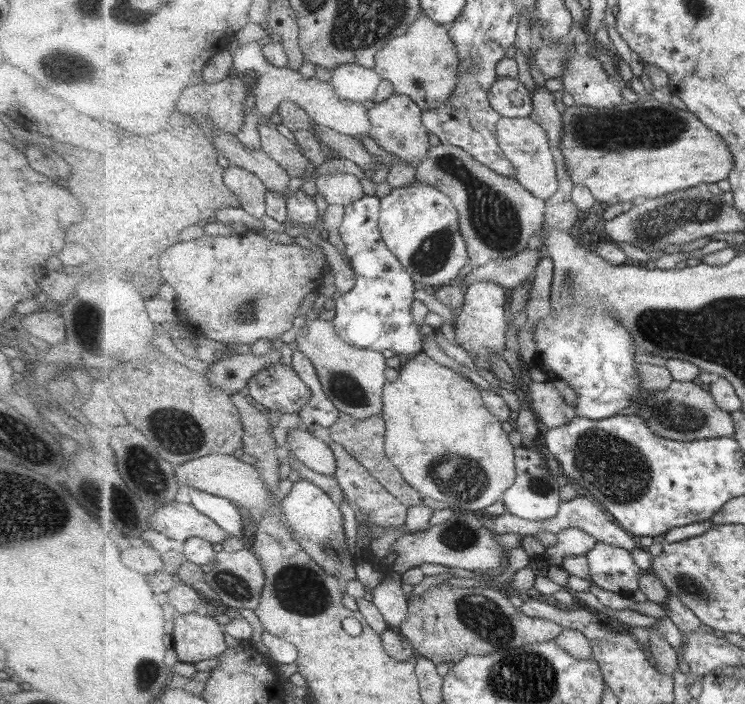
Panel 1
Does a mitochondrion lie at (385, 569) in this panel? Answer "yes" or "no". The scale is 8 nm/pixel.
no

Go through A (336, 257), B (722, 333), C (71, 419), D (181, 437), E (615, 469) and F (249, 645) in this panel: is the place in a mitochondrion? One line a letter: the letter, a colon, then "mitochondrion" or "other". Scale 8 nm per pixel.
A: other
B: mitochondrion
C: other
D: mitochondrion
E: mitochondrion
F: other

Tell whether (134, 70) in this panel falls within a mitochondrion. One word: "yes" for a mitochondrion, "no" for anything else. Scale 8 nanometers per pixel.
no

